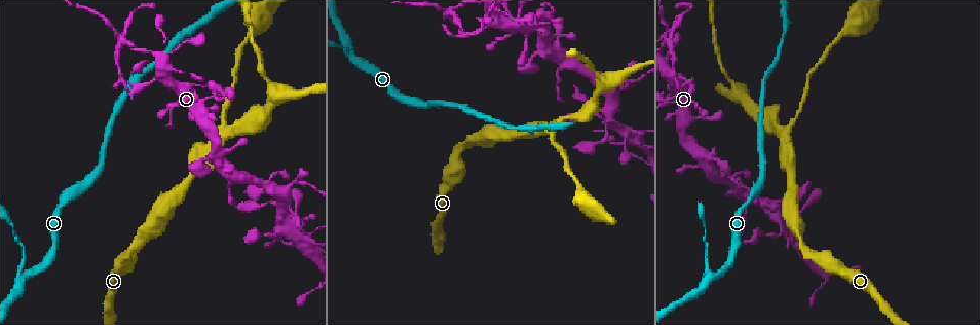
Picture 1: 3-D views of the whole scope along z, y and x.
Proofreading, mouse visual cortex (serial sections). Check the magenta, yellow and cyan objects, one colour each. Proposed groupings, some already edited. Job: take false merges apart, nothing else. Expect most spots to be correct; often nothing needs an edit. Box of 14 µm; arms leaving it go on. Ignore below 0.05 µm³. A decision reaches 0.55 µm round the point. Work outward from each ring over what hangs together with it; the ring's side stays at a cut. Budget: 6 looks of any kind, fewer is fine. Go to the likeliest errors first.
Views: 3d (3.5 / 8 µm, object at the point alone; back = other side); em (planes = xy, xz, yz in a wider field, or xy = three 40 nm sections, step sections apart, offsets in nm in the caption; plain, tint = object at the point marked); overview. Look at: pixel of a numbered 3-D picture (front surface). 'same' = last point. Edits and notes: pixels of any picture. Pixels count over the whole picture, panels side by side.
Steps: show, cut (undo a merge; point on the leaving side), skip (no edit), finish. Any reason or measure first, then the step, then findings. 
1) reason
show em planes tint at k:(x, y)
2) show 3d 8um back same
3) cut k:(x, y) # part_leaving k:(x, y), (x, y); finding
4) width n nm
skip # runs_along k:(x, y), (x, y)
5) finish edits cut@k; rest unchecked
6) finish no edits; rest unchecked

three arms meet
show 3d 8um at 1:(20, 278)

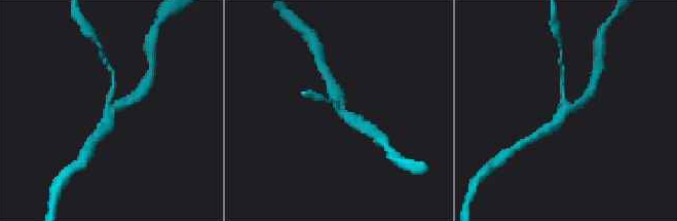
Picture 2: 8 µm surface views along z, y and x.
arms 3; arm_widths 150, 250, 400 nm; now the EM
show em xy step 5 tint at 2:(109, 108)

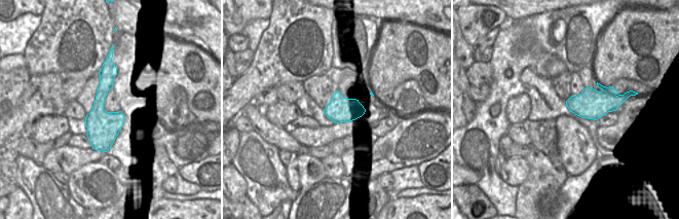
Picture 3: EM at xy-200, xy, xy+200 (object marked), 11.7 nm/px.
skip # runs_along 3:(112, 68), (100, 97), (105, 149); one cell here

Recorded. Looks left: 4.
abrupt turn
show 3d 3.5um at 1:(634, 139)

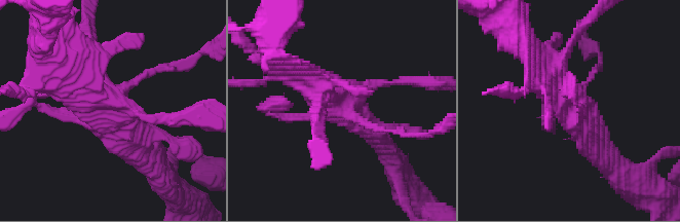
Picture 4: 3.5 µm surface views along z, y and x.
show em xy step 1 tint at 4:(108, 106)

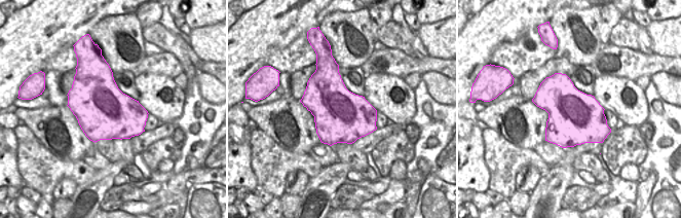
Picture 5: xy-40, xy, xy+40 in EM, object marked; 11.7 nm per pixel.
show em planes tint same

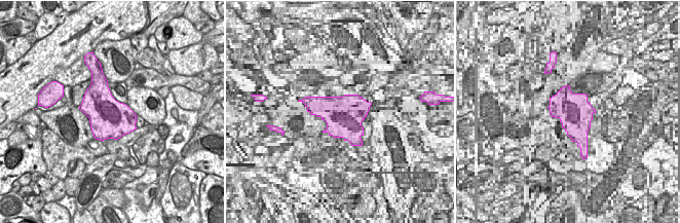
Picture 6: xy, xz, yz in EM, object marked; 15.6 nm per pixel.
skip # runs_along 4:(63, 62), (133, 128), (148, 154); continuous, no second cell

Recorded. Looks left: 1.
finish no edits; rest unchecked

